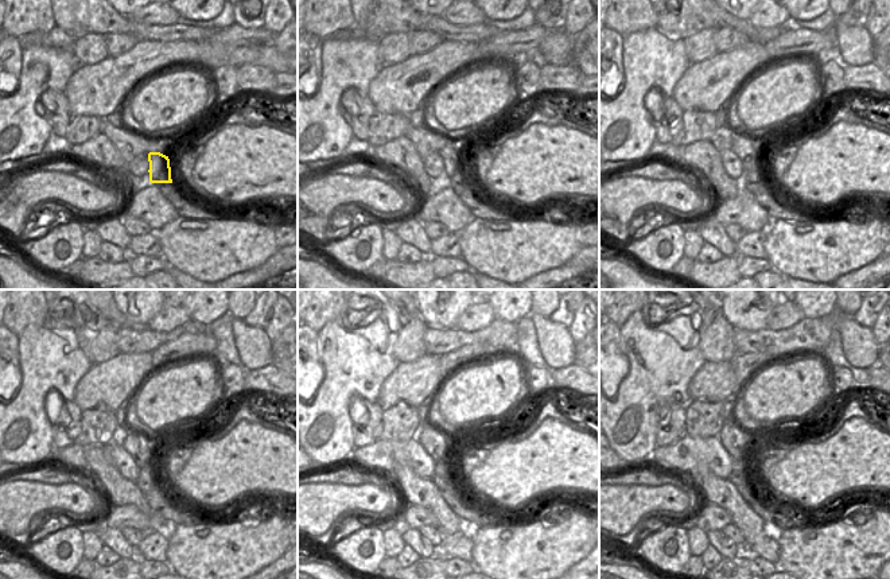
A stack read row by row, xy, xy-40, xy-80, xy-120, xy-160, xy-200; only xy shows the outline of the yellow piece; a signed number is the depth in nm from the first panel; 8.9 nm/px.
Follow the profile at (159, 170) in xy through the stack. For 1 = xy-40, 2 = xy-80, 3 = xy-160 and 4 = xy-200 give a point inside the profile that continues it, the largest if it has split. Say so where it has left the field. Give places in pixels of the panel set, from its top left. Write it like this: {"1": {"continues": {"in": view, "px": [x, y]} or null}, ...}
{"1": {"continues": {"in": "xy-40", "px": [454, 162]}}, "2": {"continues": {"in": "xy-80", "px": [749, 150]}}, "3": {"continues": {"in": "xy-160", "px": [435, 442]}}, "4": {"continues": {"in": "xy-200", "px": [735, 439]}}}

